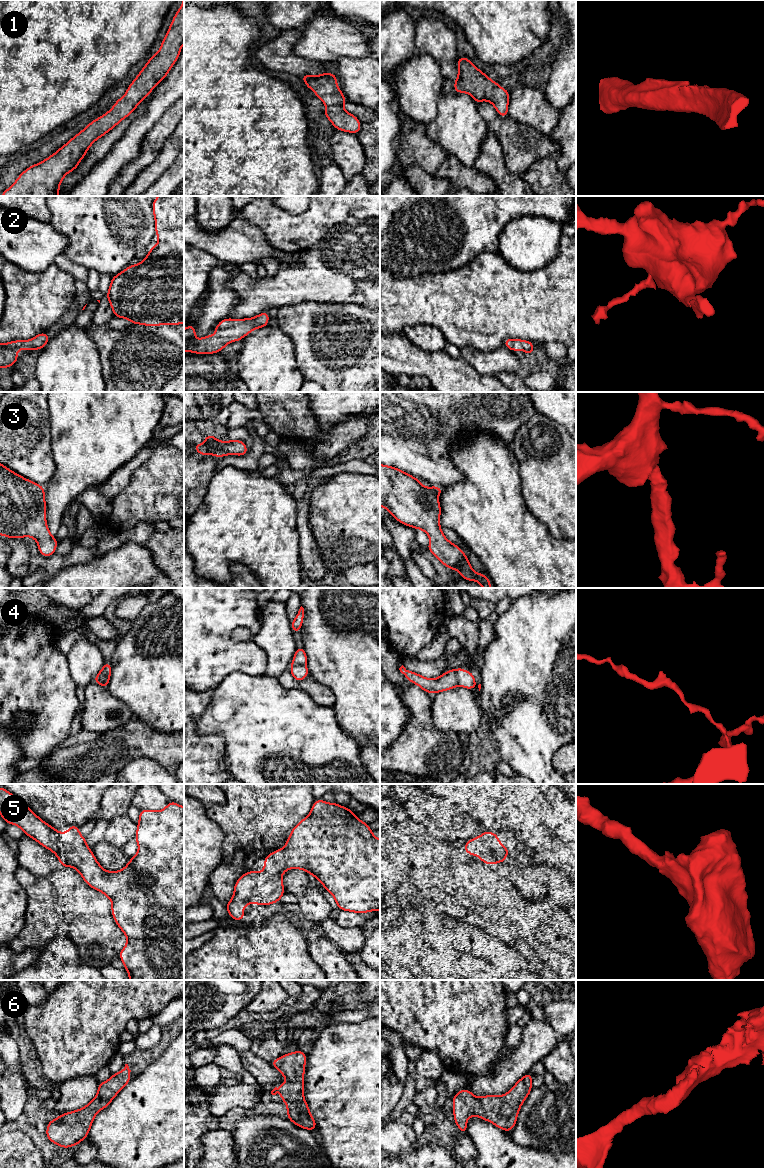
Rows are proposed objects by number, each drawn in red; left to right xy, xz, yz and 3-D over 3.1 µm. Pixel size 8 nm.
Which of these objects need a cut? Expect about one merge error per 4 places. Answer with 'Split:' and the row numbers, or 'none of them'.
Split: 4

